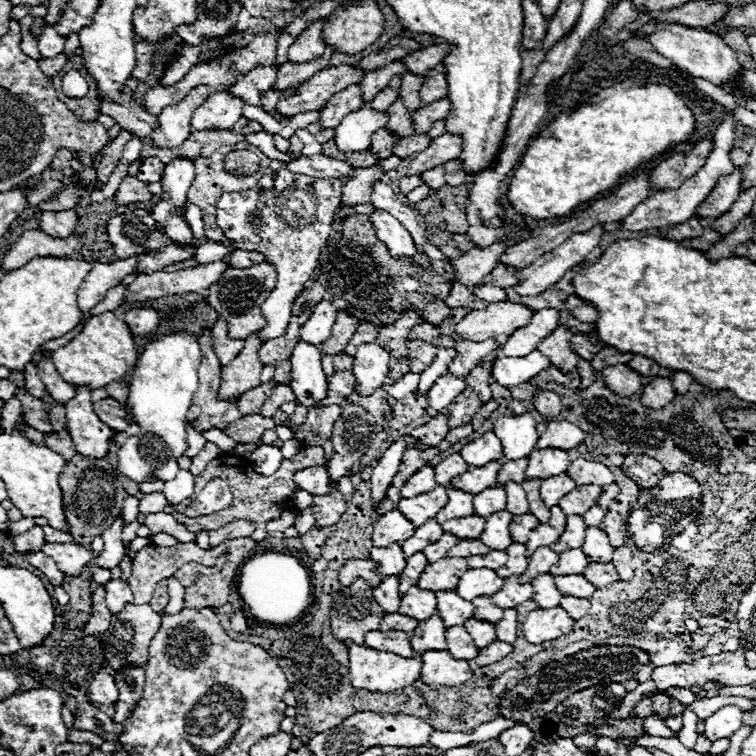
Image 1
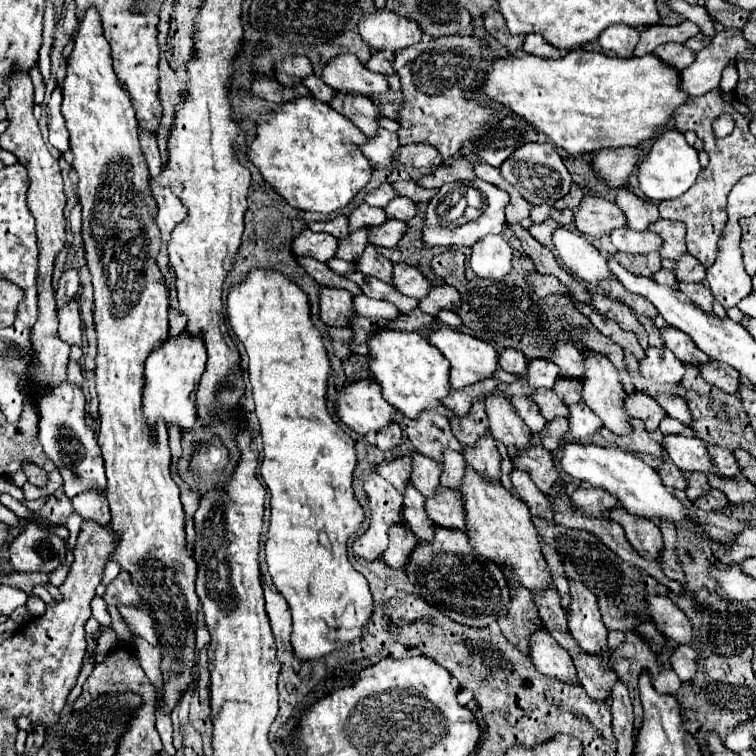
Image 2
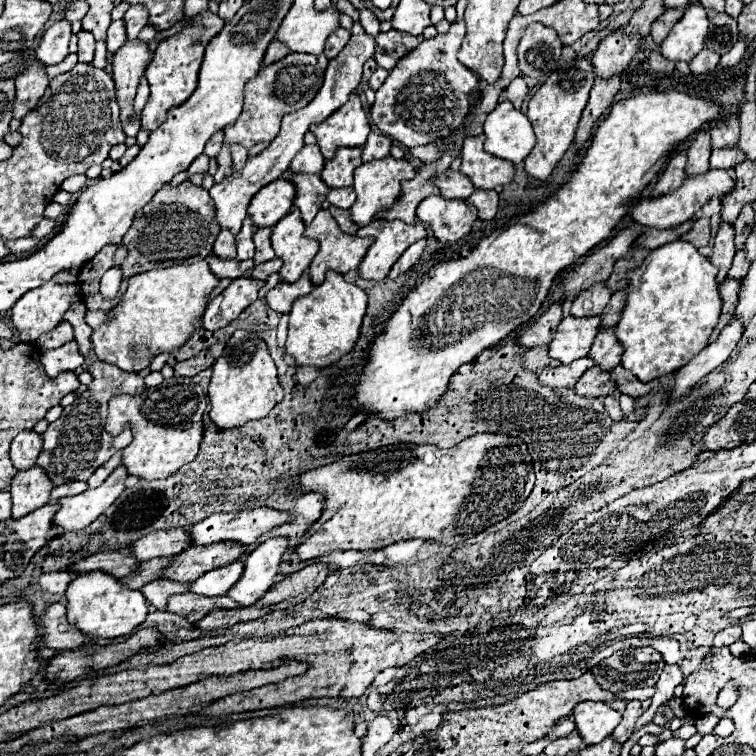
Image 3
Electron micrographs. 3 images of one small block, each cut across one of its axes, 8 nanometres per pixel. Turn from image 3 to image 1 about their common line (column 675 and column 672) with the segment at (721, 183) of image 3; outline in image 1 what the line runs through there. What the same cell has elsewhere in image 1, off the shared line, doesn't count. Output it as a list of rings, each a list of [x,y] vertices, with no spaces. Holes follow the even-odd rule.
[[[728,112],[728,116],[724,118],[724,122],[714,130],[714,146],[712,146],[712,152],[708,154],[704,166],[692,178],[688,178],[678,190],[654,192],[652,196],[648,196],[648,200],[644,200],[642,204],[638,204],[632,210],[632,214],[628,214],[622,220],[622,226],[626,230],[640,232],[640,230],[648,230],[648,228],[662,228],[662,226],[682,224],[684,220],[690,220],[694,216],[696,208],[710,196],[712,188],[716,186],[716,180],[720,176],[726,176],[728,172],[734,172],[734,164],[730,160],[730,150],[732,148],[734,148],[734,116]]]

